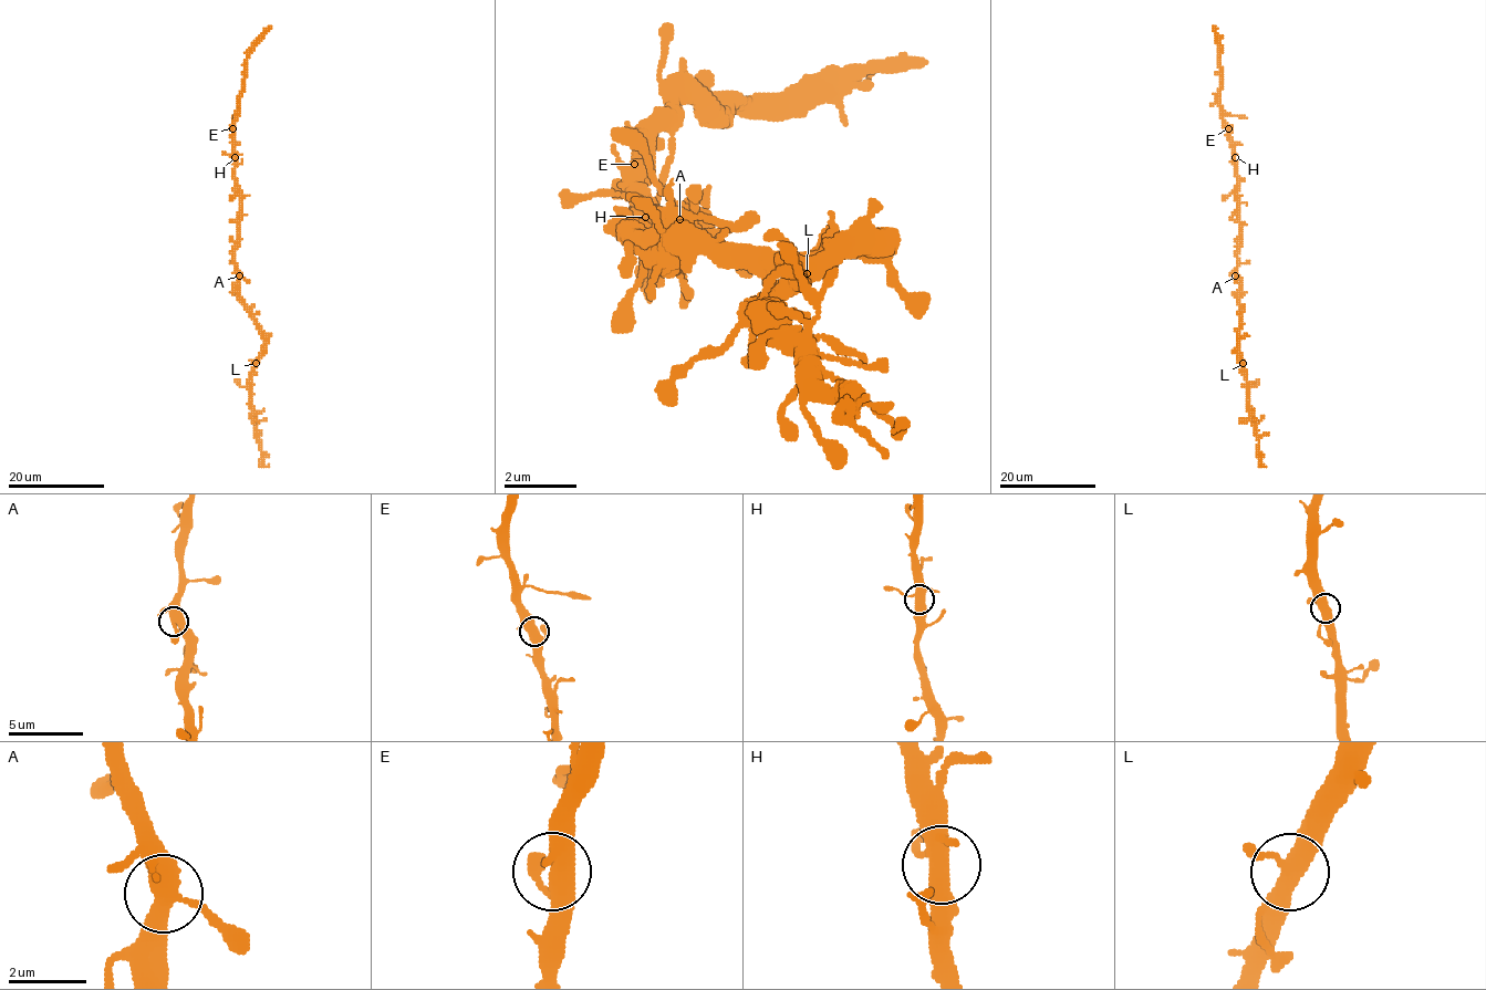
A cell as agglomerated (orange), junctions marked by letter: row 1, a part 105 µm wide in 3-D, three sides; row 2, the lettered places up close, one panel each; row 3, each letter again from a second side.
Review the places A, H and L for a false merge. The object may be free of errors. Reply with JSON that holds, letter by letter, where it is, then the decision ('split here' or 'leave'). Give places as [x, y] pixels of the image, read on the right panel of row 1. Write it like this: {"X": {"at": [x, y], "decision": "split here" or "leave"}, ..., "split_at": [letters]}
{"A": {"at": [1235, 275], "decision": "leave"}, "H": {"at": [1235, 157], "decision": "leave"}, "L": {"at": [1243, 363], "decision": "leave"}, "split_at": []}

